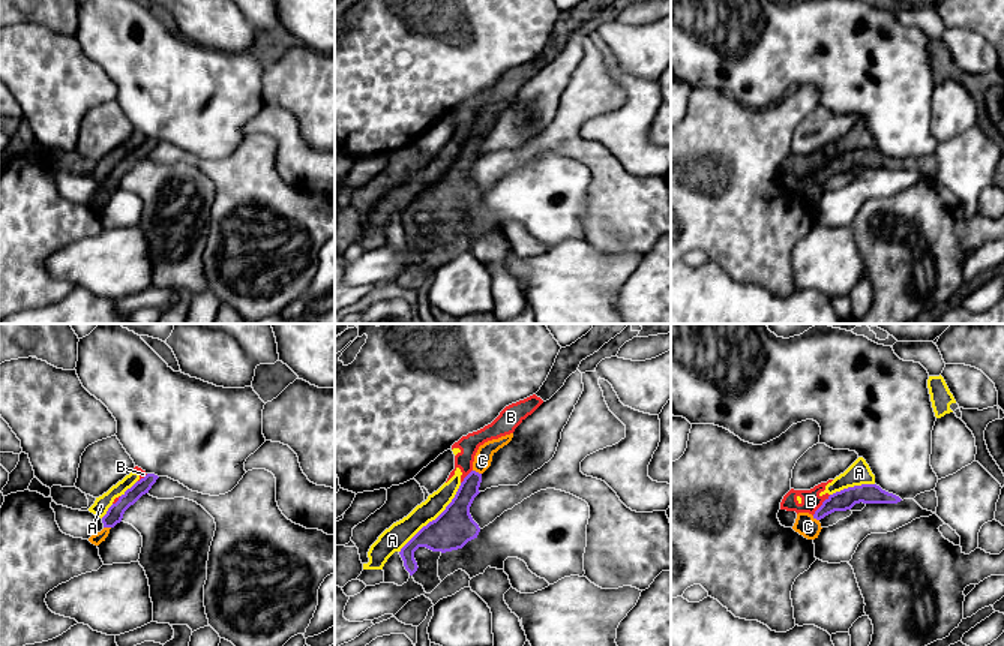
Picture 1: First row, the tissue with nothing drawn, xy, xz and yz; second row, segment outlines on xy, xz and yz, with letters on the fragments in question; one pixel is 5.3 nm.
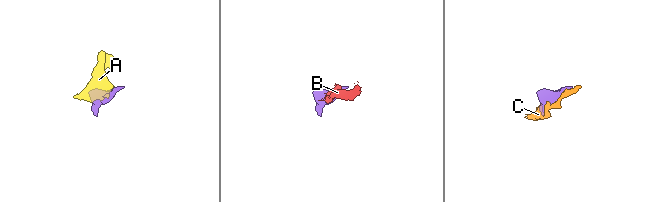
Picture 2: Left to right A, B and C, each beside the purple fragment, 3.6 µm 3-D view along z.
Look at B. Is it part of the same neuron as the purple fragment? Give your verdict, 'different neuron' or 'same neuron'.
different neuron

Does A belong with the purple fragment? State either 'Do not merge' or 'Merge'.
Do not merge

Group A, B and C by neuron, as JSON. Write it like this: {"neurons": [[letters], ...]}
{"neurons": [["A", "B"], ["C"]]}

